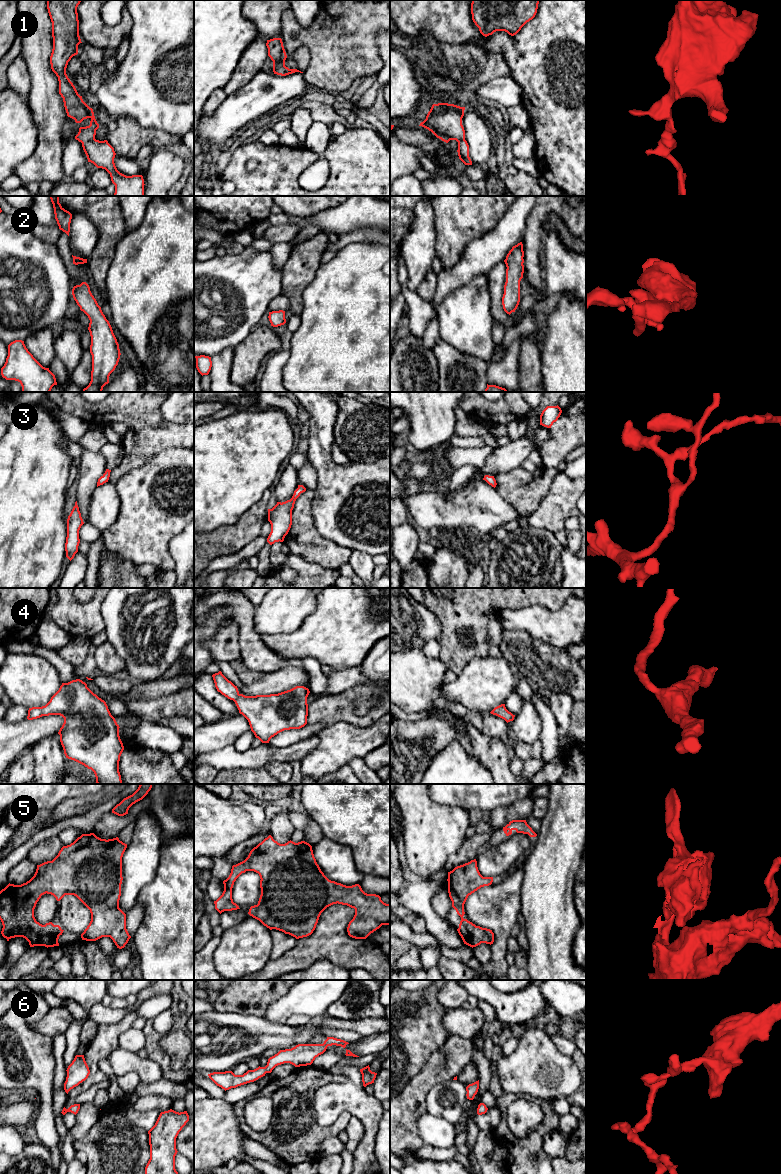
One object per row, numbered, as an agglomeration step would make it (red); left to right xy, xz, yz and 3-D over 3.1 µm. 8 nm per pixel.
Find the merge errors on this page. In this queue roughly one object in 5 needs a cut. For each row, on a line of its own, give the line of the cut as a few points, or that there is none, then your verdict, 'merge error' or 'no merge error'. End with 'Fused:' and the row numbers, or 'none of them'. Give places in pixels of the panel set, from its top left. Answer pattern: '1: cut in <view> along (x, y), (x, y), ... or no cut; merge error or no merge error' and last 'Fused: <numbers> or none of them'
1: no cut; no merge error
2: no cut; no merge error
3: no cut; no merge error
4: no cut; no merge error
5: no cut; no merge error
6: no cut; no merge error
Fused: none of them

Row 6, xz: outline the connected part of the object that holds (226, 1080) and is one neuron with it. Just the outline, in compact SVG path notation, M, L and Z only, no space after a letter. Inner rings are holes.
M327 1037L323 1044L298 1044L291 1049L280 1050L277 1054L268 1059L265 1067L258 1067L248 1070L243 1075L235 1075L232 1071L213 1072L208 1074L209 1078L222 1089L229 1090L238 1086L254 1082L271 1073L272 1070L281 1064L290 1063L295 1067L311 1065L316 1057L323 1054L328 1046L336 1045L343 1048L348 1042L334 1037Z

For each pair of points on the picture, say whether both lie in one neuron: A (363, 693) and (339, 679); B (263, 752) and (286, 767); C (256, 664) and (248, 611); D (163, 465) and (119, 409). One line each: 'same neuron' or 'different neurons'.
A: different neurons
B: different neurons
C: same neuron
D: different neurons

